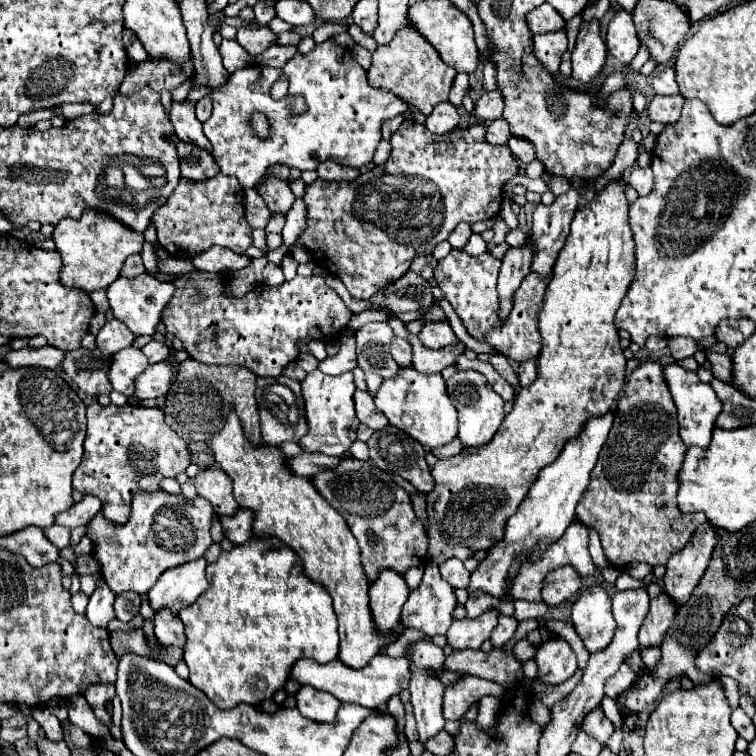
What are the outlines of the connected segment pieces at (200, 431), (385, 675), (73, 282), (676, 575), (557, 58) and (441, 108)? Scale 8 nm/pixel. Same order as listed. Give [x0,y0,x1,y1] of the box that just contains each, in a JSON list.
[[165,358,261,446],[291,652,411,708],[53,210,145,294],[663,522,717,608],[533,30,567,74],[425,102,459,134]]

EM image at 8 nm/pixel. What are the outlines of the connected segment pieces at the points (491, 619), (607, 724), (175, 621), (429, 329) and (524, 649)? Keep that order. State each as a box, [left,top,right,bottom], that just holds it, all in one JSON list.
[[447,612,499,650],[581,706,613,744],[153,608,185,648],[419,320,459,350],[513,638,536,663]]

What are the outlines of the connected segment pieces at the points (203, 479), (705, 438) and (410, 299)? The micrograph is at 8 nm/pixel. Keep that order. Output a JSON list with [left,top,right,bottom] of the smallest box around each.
[[195,468,237,516],[663,362,723,448],[345,270,433,312]]

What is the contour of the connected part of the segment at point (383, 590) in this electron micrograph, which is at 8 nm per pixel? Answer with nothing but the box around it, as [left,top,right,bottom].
[369,568,409,630]

